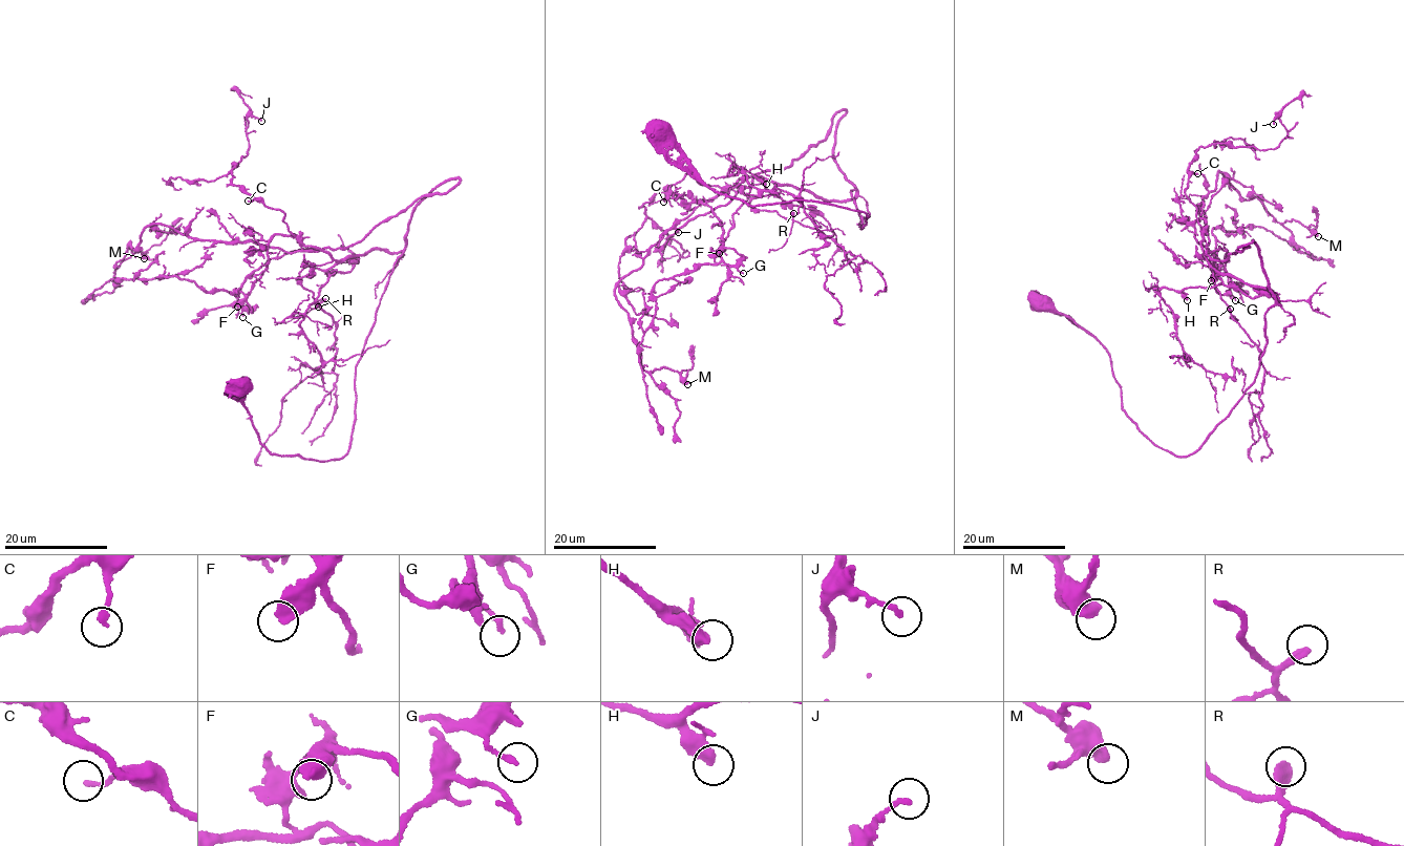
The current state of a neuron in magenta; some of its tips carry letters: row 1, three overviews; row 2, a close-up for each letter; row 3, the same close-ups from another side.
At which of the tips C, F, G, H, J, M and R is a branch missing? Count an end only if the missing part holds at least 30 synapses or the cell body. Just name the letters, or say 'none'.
F

